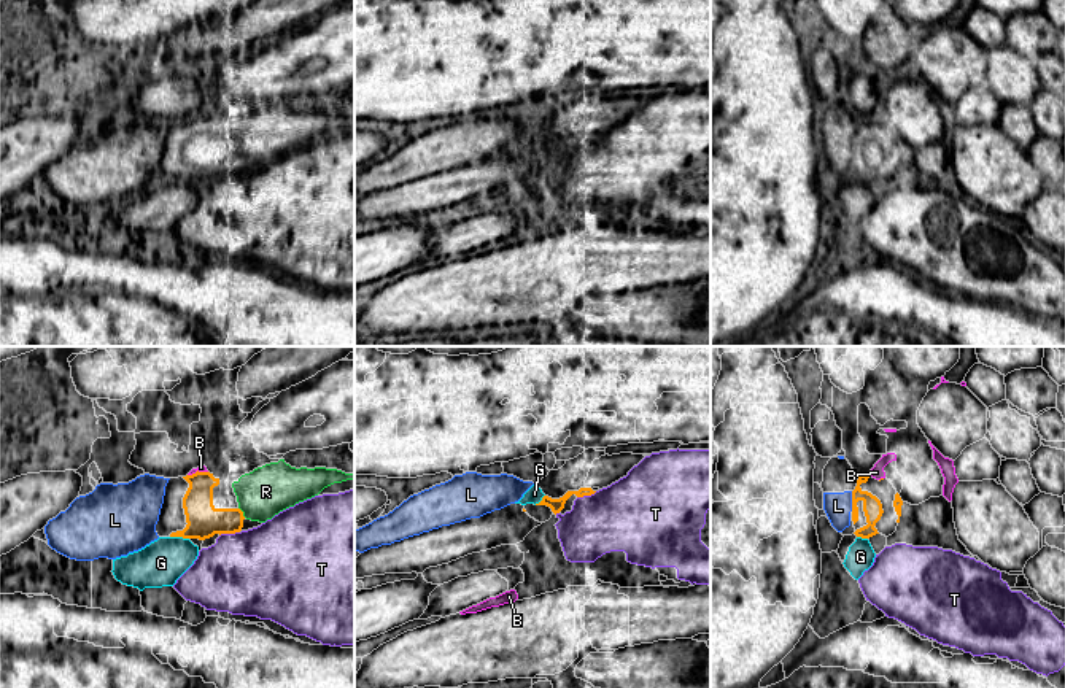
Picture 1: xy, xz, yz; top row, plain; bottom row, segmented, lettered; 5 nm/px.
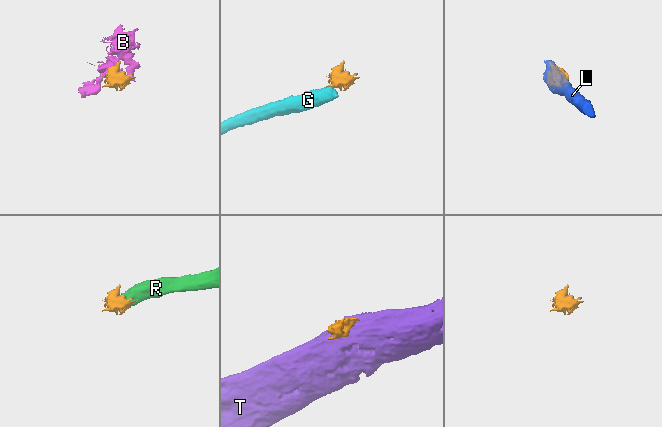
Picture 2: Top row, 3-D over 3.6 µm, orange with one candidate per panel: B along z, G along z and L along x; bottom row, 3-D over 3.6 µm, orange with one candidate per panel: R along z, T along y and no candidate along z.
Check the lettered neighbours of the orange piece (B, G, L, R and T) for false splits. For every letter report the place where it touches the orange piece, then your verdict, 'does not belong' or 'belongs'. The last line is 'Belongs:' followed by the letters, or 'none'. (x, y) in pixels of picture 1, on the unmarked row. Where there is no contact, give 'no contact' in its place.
B: xy (197, 115) | does not belong
G: xy (180, 180) | does not belong
L: yz (852, 145) | does not belong
R: xy (242, 156) | belongs
T: xy (229, 177) | does not belong
Belongs: R

